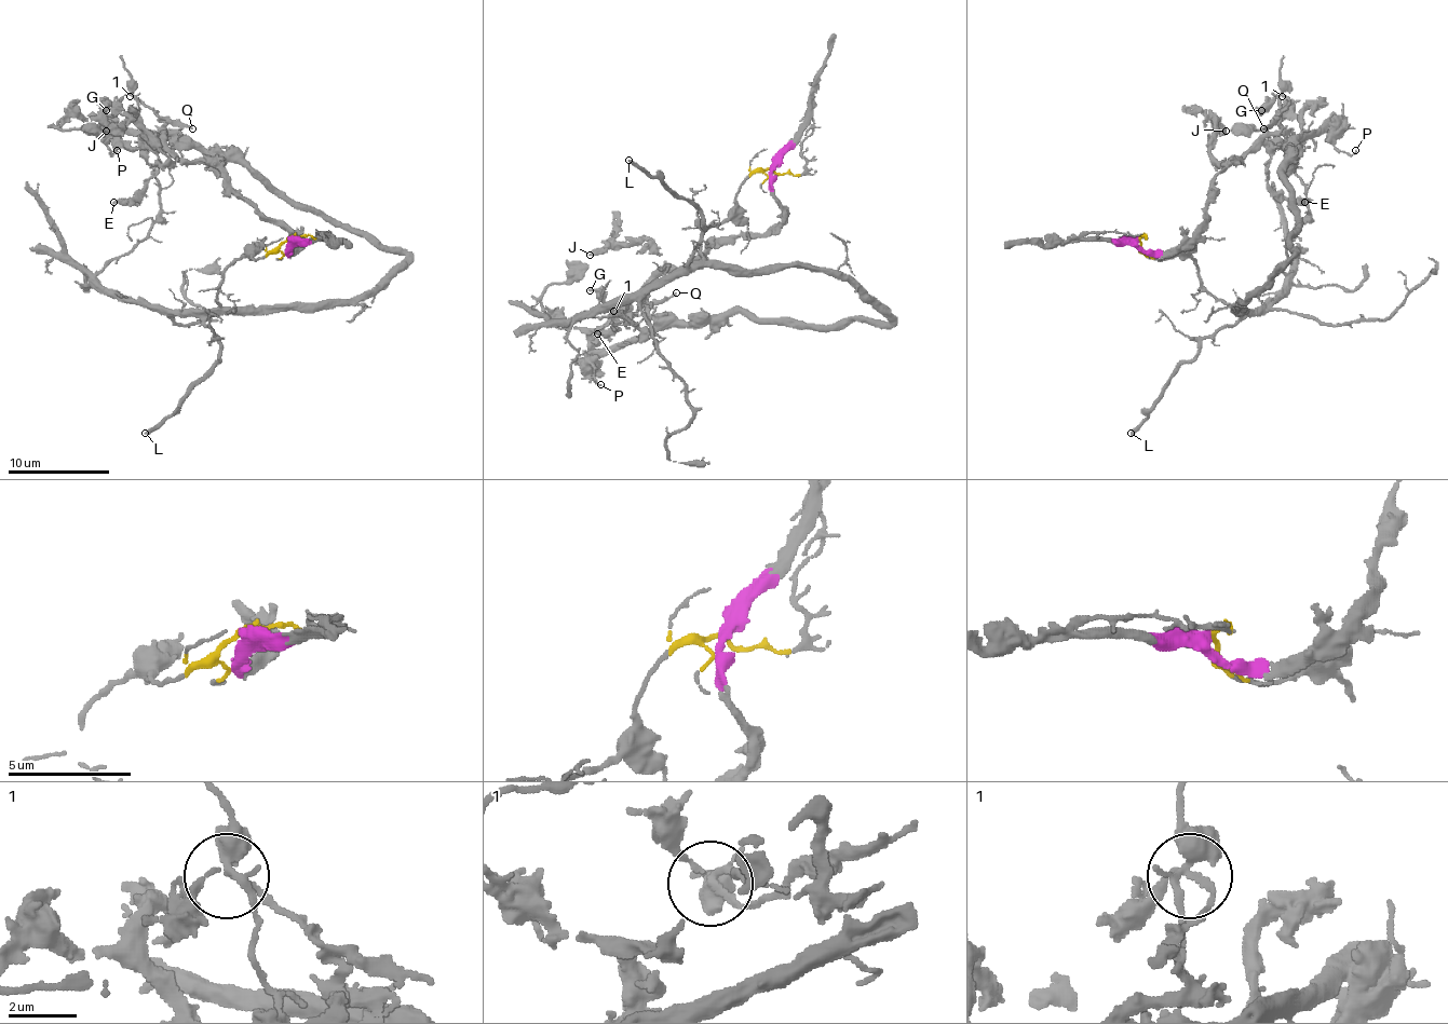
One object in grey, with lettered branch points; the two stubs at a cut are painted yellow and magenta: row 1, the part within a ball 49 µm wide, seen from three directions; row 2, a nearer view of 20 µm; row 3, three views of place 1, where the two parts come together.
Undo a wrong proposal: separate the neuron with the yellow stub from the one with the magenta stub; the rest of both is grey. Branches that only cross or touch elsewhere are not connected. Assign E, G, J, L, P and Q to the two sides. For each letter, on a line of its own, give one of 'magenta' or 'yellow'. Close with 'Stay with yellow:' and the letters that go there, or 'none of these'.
E: magenta
G: magenta
J: magenta
L: yellow
P: yellow
Q: magenta
Stay with yellow: L, P

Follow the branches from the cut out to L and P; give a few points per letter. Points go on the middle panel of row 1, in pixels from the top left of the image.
L: (773, 167), (747, 177), (735, 208), (702, 236), (702, 259), (689, 267), (704, 231), (702, 213), (627, 160)
P: (773, 167), (747, 177), (702, 236), (702, 257), (839, 269), (888, 321), (659, 323), (592, 364), (599, 384)

